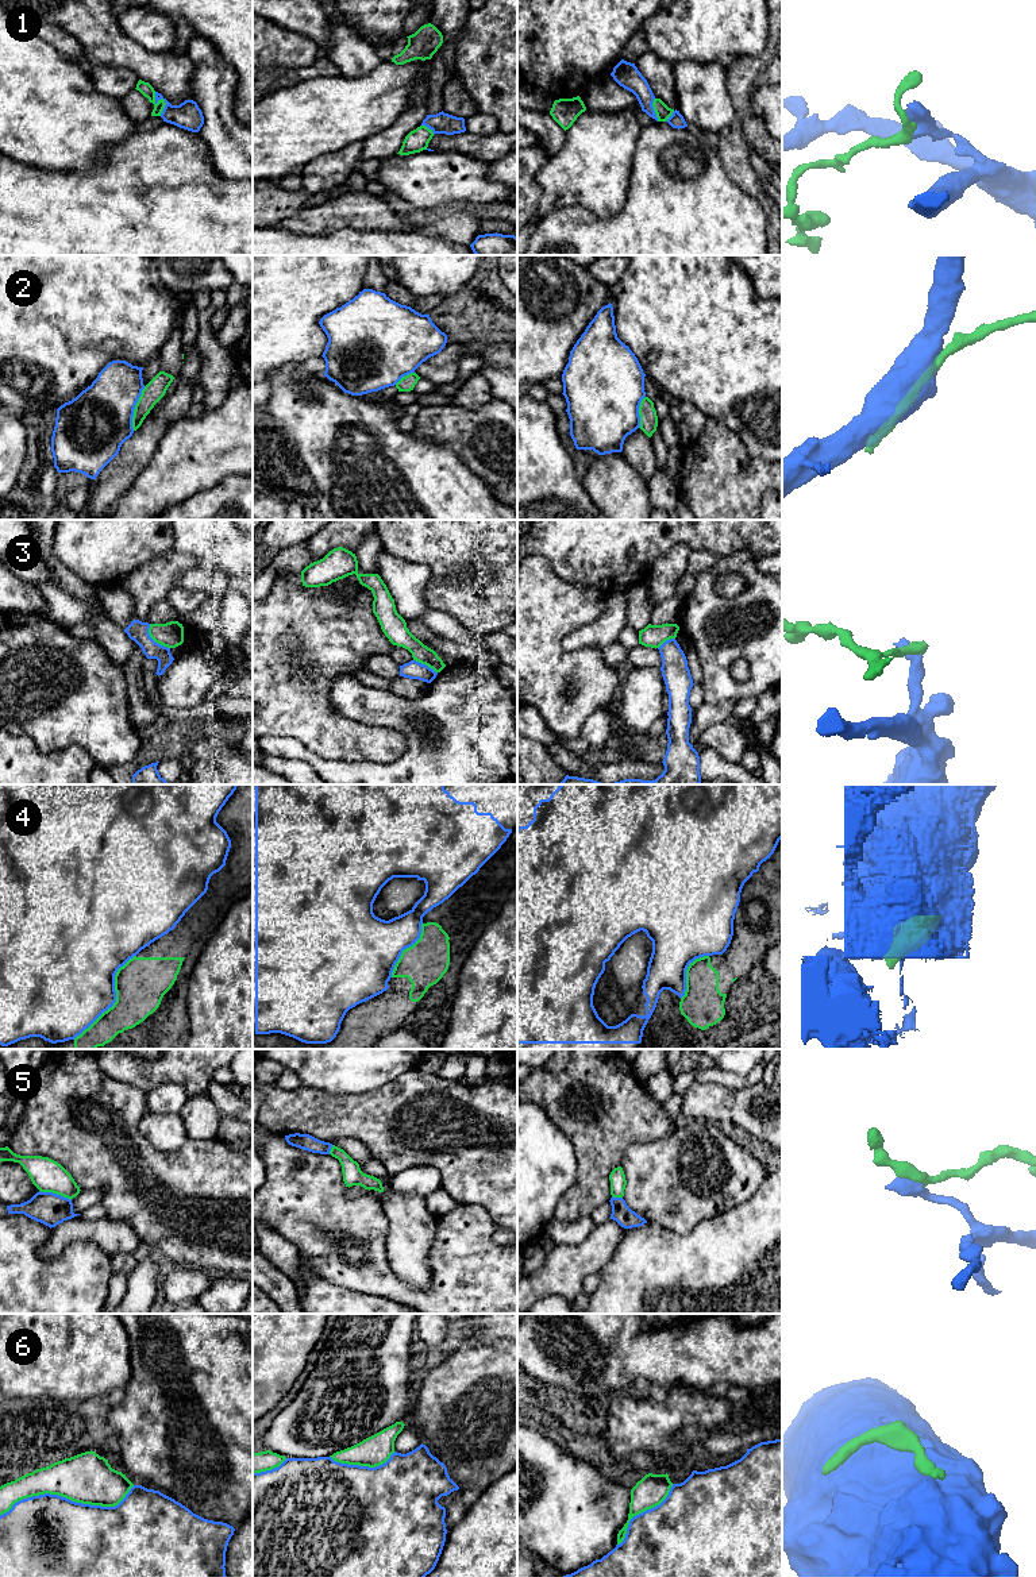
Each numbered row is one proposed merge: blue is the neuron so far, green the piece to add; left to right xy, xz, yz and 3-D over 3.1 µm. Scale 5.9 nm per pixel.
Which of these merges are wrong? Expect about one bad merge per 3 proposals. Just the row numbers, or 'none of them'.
1, 3, 4, 5, 6

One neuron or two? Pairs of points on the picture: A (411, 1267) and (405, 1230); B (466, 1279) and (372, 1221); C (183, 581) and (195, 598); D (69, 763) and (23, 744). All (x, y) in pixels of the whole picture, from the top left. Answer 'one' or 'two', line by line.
A: one
B: one
C: two
D: one

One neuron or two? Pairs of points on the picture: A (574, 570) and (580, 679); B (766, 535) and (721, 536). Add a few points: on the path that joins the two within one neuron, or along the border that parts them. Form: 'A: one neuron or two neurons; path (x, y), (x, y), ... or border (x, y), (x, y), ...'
A: two neurons; border (550, 565), (559, 577), (594, 587), (605, 596)
B: one neuron; path (755, 535), (732, 535)

